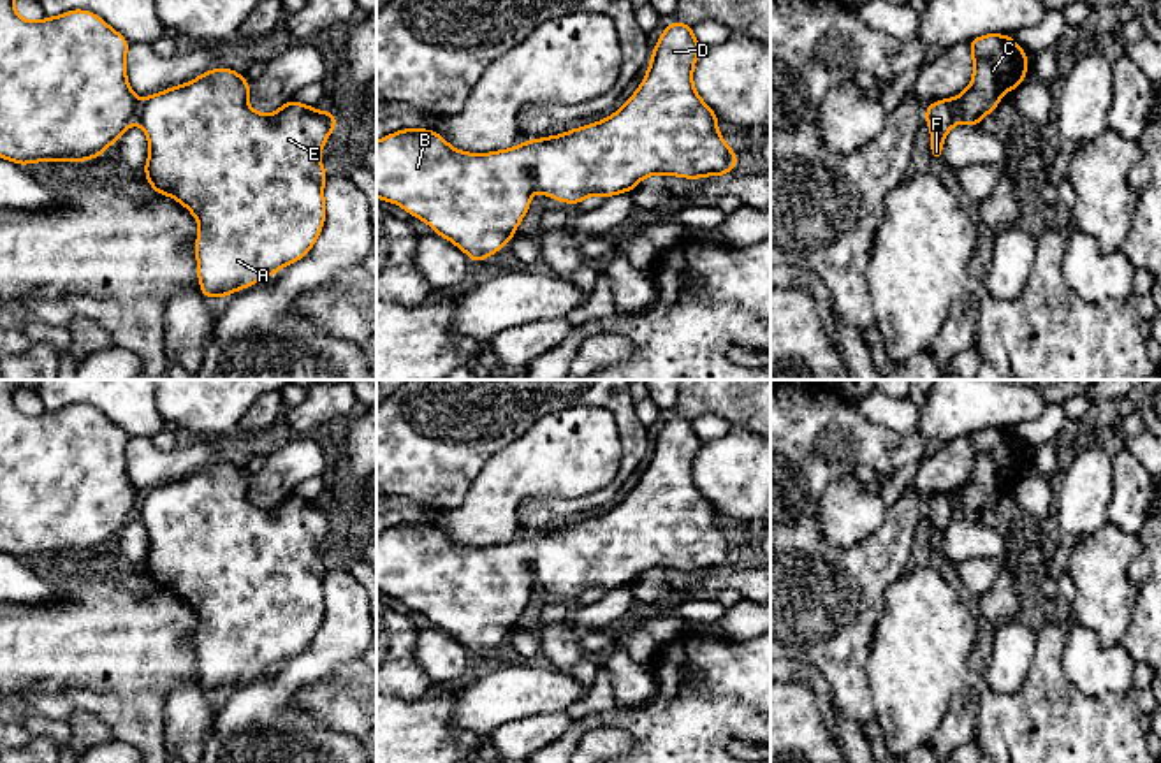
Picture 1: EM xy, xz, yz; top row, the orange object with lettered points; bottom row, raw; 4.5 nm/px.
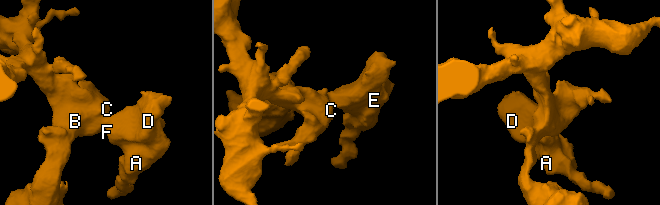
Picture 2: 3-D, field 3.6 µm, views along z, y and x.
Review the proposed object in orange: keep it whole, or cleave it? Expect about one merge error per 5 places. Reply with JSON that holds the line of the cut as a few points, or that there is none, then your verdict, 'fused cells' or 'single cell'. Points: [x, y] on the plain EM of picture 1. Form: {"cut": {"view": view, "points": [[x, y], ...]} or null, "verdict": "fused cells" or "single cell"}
{"cut": null, "verdict": "single cell"}

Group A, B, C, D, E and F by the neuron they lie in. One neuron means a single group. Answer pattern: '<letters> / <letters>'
A B C D E F

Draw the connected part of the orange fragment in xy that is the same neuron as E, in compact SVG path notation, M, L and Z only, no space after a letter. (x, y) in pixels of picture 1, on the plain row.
M0 380L0 552L19 559L93 554L137 517L150 540L144 557L150 580L176 592L199 615L197 672L206 693L248 682L301 654L313 642L325 615L324 577L329 568L320 543L340 517L332 506L290 492L278 505L260 508L248 499L250 475L232 462L216 461L190 476L139 494L127 473L125 450L130 436L121 427L83 403L25 415L14 403L21 382Z

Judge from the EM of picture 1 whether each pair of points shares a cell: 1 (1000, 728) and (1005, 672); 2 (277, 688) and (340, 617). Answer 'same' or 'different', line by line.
1: different
2: same

